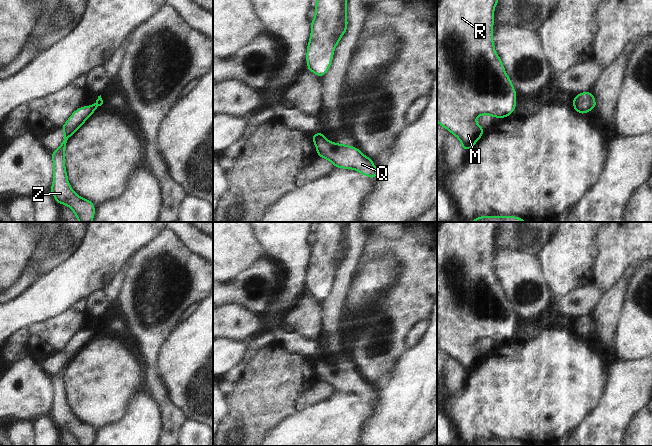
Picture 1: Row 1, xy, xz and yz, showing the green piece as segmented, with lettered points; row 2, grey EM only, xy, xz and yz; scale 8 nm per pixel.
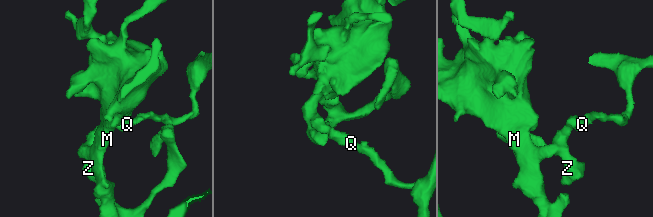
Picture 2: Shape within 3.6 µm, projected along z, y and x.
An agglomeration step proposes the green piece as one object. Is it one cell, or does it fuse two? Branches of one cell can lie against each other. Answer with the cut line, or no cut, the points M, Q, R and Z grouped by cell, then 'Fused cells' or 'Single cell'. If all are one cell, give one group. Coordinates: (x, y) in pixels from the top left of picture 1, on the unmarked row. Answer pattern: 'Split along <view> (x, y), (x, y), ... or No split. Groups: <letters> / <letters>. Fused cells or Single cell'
Split along xy (94, 328), (97, 330). Groups: M R Z / Q. Fused cells

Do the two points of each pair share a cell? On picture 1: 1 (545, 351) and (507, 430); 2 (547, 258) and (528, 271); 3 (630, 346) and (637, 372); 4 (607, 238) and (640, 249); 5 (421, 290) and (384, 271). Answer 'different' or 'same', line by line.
1: same
2: different
3: different
4: same
5: different

